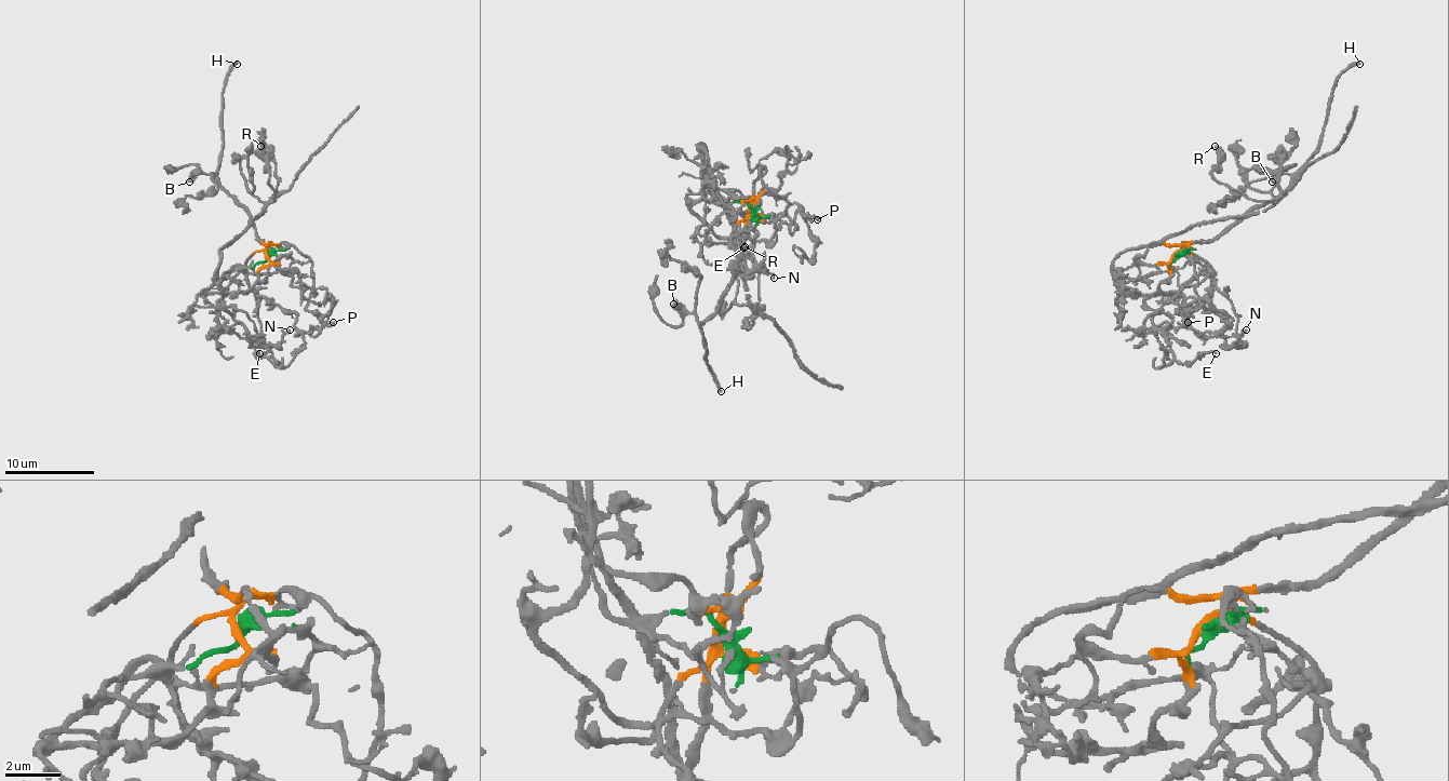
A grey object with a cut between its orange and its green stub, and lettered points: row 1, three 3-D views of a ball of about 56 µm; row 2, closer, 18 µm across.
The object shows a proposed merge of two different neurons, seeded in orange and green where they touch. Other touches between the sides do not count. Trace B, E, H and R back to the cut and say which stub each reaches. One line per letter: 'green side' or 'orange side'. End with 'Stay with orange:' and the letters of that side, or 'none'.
B: orange side
E: orange side
H: orange side
R: green side
Stay with orange: B, E, H

